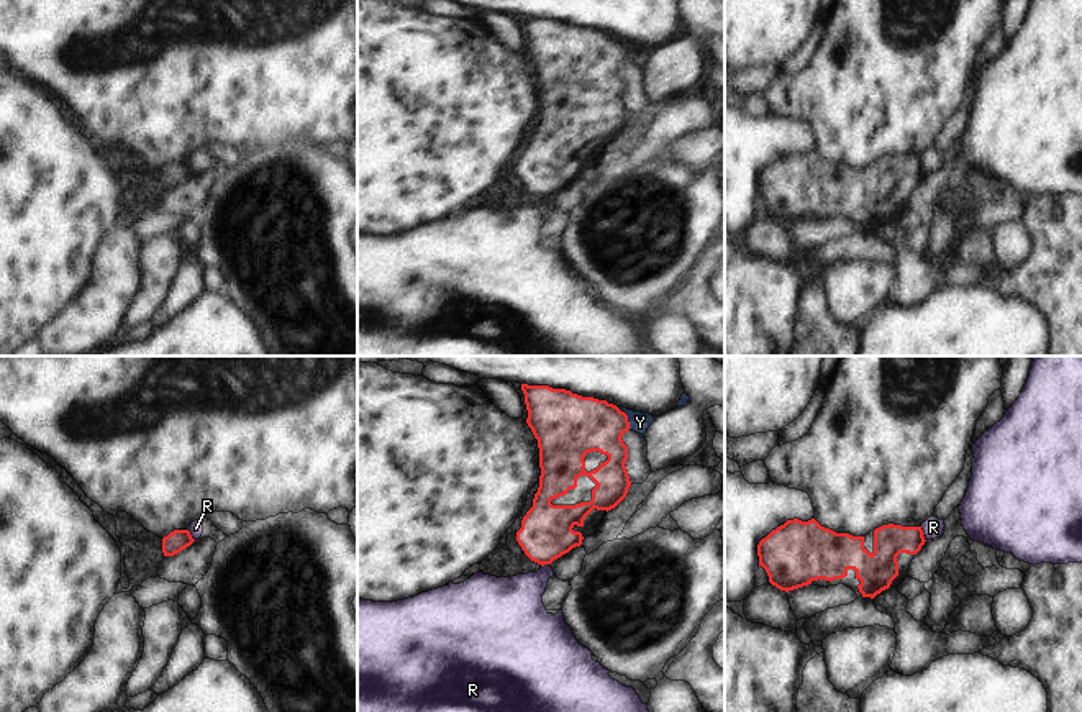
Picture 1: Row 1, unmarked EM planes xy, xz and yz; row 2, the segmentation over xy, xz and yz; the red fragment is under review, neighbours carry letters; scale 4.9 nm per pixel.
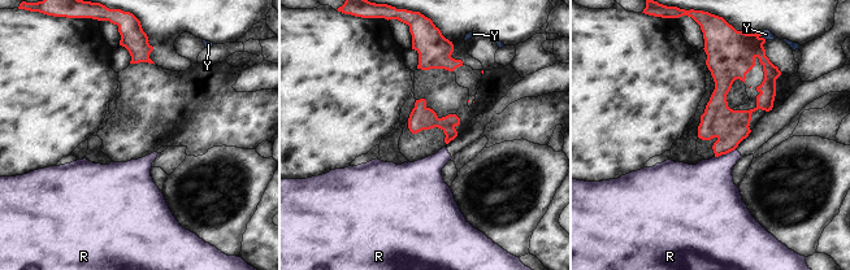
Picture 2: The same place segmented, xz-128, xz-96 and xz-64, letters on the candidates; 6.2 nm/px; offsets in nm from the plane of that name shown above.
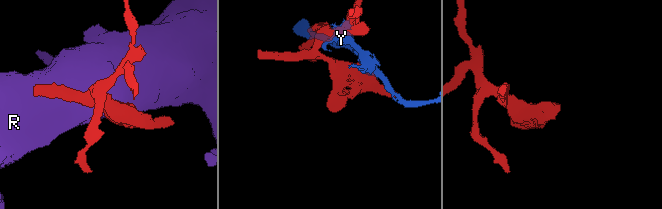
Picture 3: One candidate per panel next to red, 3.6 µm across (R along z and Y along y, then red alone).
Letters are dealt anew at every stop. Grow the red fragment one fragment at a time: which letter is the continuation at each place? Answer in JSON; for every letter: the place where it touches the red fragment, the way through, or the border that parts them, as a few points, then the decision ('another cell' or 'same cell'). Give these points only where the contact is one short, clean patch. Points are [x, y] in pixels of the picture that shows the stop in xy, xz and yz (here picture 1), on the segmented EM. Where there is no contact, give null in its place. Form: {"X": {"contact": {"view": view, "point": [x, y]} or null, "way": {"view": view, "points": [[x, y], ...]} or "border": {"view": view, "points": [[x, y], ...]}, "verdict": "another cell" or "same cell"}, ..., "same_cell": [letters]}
{"R": {"contact": {"view": "xy", "point": [190, 535]}, "border": {"view": "xy", "points": [[187, 529], [194, 540]]}, "verdict": "another cell"}, "Y": {"contact": {"view": "xz", "point": [627, 417]}, "verdict": "another cell"}, "same_cell": []}

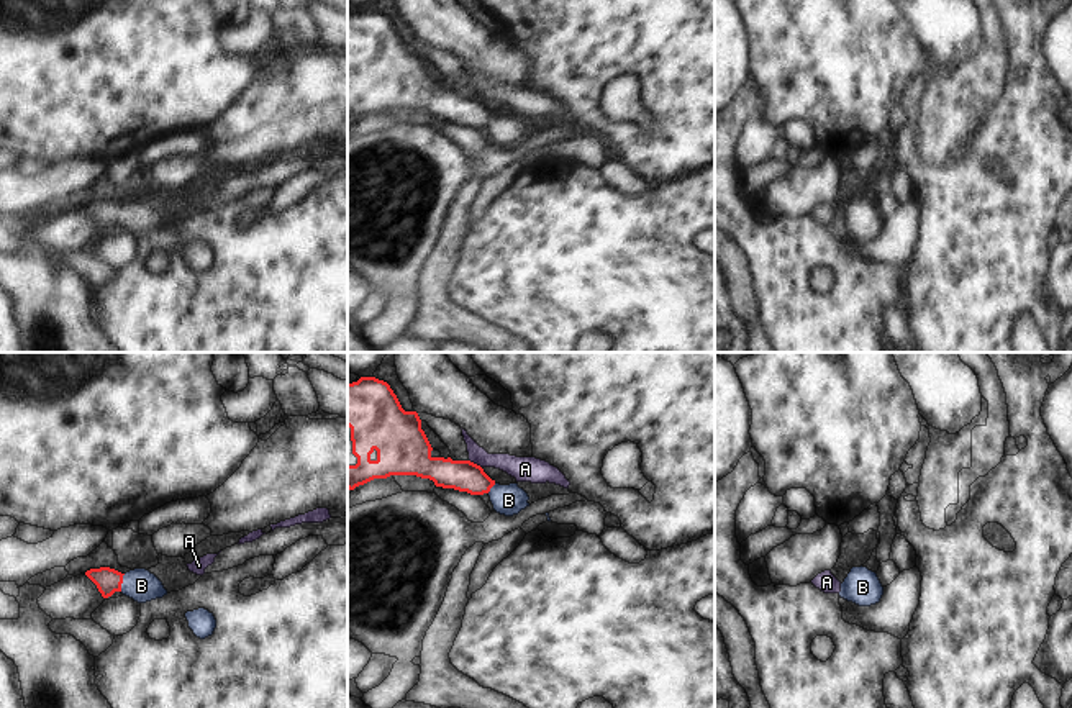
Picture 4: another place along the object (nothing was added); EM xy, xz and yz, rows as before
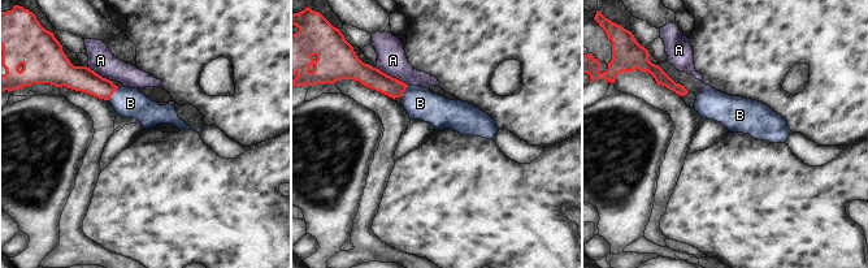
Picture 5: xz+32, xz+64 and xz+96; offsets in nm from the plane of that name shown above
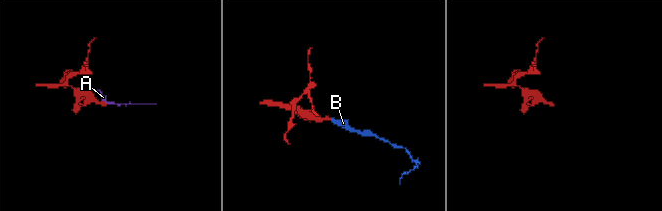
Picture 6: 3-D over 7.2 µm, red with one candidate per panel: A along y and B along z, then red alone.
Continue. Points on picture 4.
{"A": {"contact": {"view": "xz", "point": [476, 464]}, "border": {"view": "xz", "points": [[469, 459], [481, 467]]}, "verdict": "another cell"}, "B": {"contact": {"view": "xy", "point": [122, 582]}, "way": {"view": "xy", "points": [[109, 580], [122, 582], [141, 585]]}, "verdict": "same cell"}, "same_cell": ["B"]}

